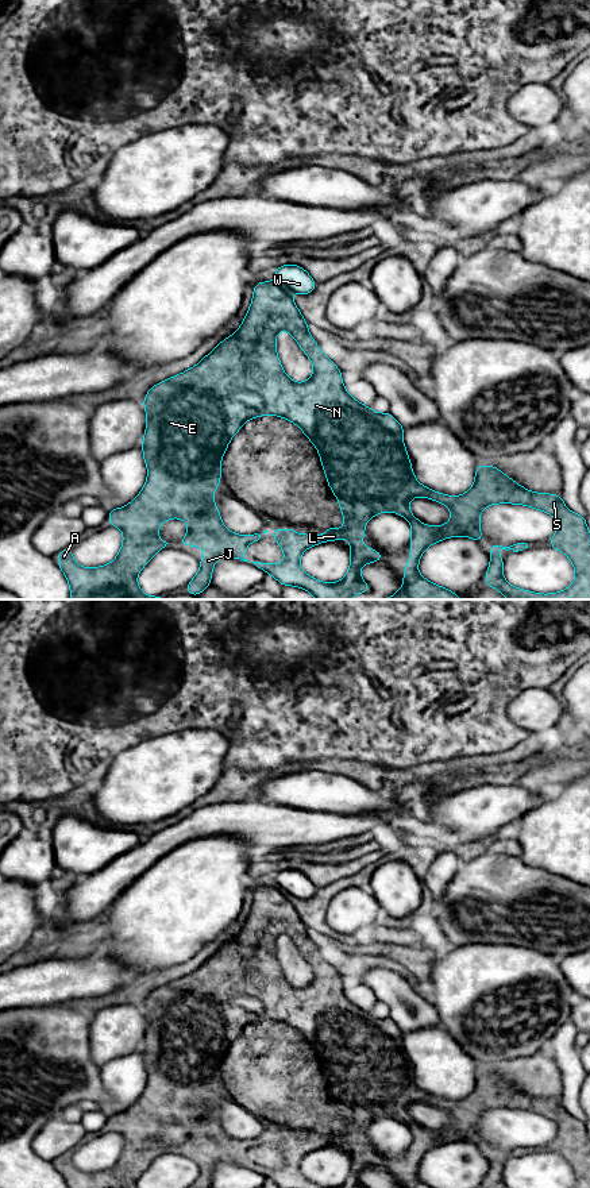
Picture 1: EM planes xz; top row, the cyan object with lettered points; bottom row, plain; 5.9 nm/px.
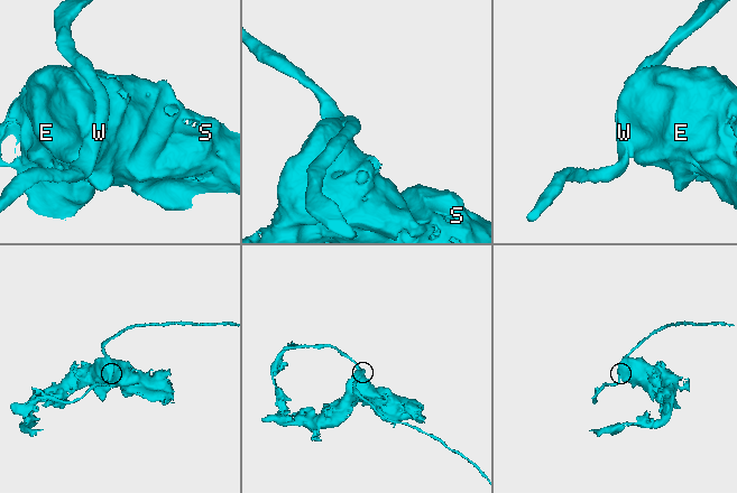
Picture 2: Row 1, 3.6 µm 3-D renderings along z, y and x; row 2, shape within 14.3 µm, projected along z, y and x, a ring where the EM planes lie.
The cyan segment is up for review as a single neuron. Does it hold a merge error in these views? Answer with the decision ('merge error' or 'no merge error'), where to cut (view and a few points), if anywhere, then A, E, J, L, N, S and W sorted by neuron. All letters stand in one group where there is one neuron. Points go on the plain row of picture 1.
merge error; cut xz (276, 886), (286, 894); groups A E J L N S / W

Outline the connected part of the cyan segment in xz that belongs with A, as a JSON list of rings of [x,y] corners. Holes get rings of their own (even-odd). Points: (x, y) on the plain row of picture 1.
[[[258,887],[254,890],[254,900],[250,914],[240,930],[240,933],[230,942],[220,946],[220,949],[212,954],[198,969],[186,975],[182,979],[174,980],[161,988],[155,988],[143,1003],[143,1010],[147,1019],[146,1038],[143,1041],[143,1062],[149,1073],[147,1085],[140,1099],[132,1104],[127,1111],[119,1114],[111,1114],[109,1129],[111,1131],[120,1133],[123,1135],[123,1150],[116,1164],[103,1172],[84,1173],[80,1172],[73,1164],[73,1156],[63,1153],[57,1161],[58,1169],[65,1179],[69,1188],[138,1188],[136,1181],[139,1176],[147,1169],[147,1166],[169,1148],[161,1145],[157,1139],[161,1129],[169,1123],[178,1122],[188,1127],[188,1138],[178,1148],[184,1150],[201,1150],[204,1153],[203,1165],[200,1168],[200,1176],[189,1188],[211,1188],[212,1174],[215,1166],[219,1162],[230,1161],[243,1166],[248,1166],[244,1162],[244,1153],[261,1143],[262,1139],[254,1138],[250,1141],[235,1139],[230,1137],[221,1126],[219,1114],[211,1102],[215,1099],[215,1094],[220,1091],[221,1072],[220,1065],[228,1052],[230,1045],[239,1037],[240,1031],[250,1023],[255,1023],[265,1019],[274,1019],[284,1022],[296,1030],[298,1030],[305,1041],[316,1050],[324,1077],[327,1080],[327,1088],[333,1095],[335,1102],[339,1106],[342,1119],[344,1122],[344,1133],[336,1135],[332,1129],[327,1129],[328,1138],[324,1139],[297,1139],[294,1134],[271,1134],[274,1146],[278,1148],[284,1157],[285,1165],[281,1169],[269,1169],[261,1166],[252,1166],[258,1173],[266,1179],[274,1181],[279,1188],[323,1188],[309,1180],[306,1180],[300,1172],[301,1158],[313,1150],[342,1145],[347,1142],[351,1146],[351,1168],[346,1181],[336,1188],[366,1188],[359,1174],[366,1168],[382,1166],[382,1157],[371,1156],[367,1150],[360,1150],[359,1146],[365,1143],[365,1130],[375,1119],[383,1116],[396,1116],[405,1122],[412,1131],[412,1162],[405,1164],[406,1176],[402,1181],[404,1188],[432,1188],[424,1184],[417,1170],[425,1153],[440,1145],[466,1141],[475,1146],[481,1146],[485,1141],[479,1135],[479,1119],[481,1116],[493,1108],[518,1108],[533,1114],[543,1115],[558,1125],[558,1135],[551,1142],[549,1150],[566,1158],[572,1166],[575,1173],[574,1188],[590,1188],[590,1137],[586,1130],[586,1123],[578,1118],[568,1116],[562,1100],[533,1098],[508,1080],[502,1079],[495,1071],[477,1069],[475,1087],[473,1092],[459,1100],[446,1100],[439,1096],[431,1095],[419,1088],[413,1080],[410,1064],[405,1054],[402,1041],[404,1031],[387,1017],[375,1018],[369,1011],[362,1010],[354,1004],[342,988],[342,975],[328,964],[317,952],[313,942],[306,933],[308,927],[301,921],[298,913],[293,907],[292,902],[286,898],[278,887]],[[286,934],[300,949],[301,954],[313,968],[313,980],[302,987],[293,987],[282,975],[281,967],[277,961],[275,940],[278,936]],[[413,1102],[424,1102],[437,1106],[446,1110],[452,1125],[444,1130],[428,1131],[419,1126],[408,1112],[408,1107]]]

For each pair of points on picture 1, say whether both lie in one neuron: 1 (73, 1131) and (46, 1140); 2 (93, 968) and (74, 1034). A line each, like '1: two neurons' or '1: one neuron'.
1: one neuron
2: two neurons

